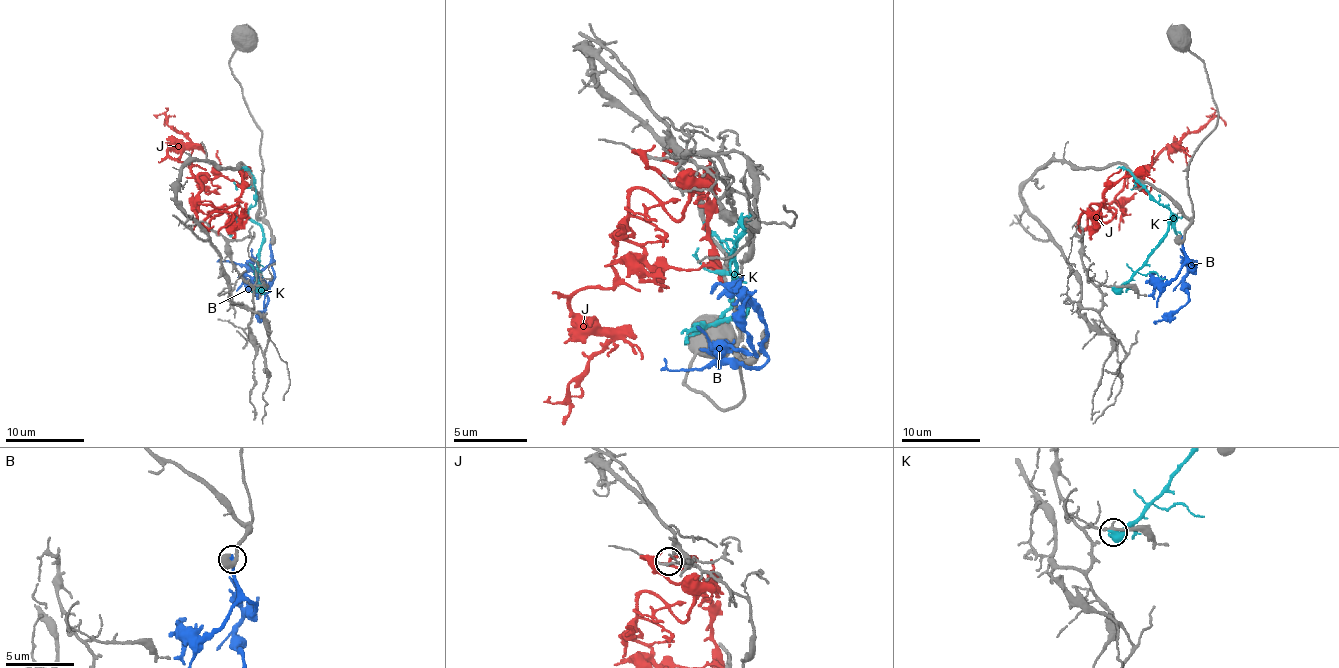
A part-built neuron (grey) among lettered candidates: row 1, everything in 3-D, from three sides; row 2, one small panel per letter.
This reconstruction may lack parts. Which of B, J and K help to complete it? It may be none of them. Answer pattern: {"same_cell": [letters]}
{"same_cell": ["B"]}

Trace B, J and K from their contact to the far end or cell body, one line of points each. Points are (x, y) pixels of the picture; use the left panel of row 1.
B: (272, 238), (272, 264), (246, 274), (268, 301), (264, 305), (262, 319), (268, 323)
J: (218, 232), (238, 204), (198, 208), (206, 173), (165, 125)
K: (264, 287), (258, 279), (262, 228), (248, 212), (256, 202), (254, 174), (248, 169), (240, 169)

